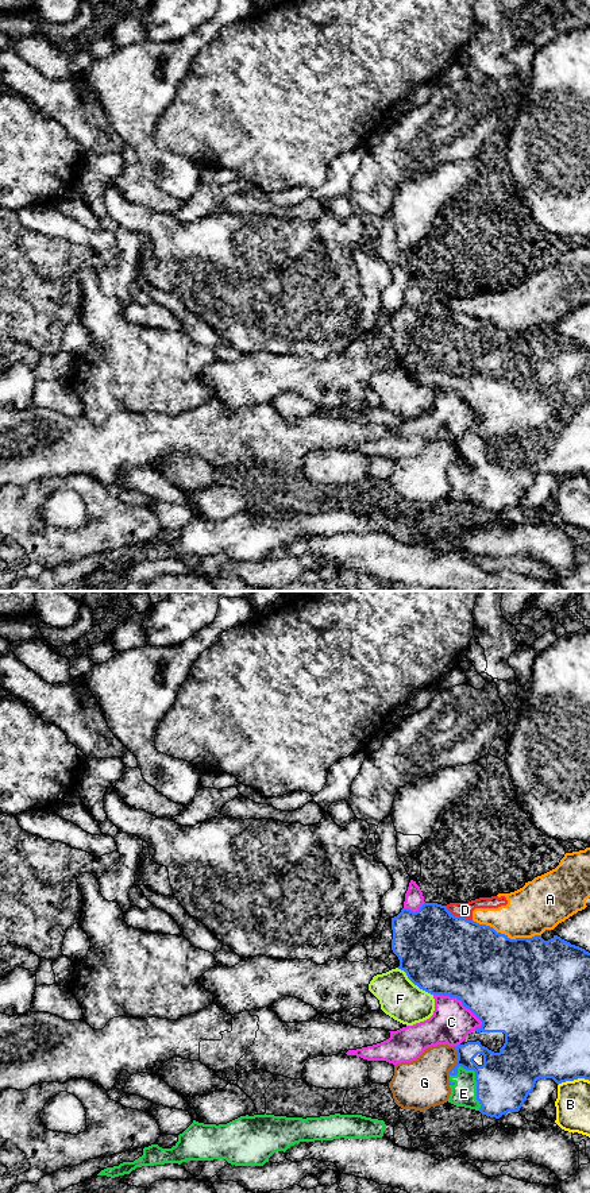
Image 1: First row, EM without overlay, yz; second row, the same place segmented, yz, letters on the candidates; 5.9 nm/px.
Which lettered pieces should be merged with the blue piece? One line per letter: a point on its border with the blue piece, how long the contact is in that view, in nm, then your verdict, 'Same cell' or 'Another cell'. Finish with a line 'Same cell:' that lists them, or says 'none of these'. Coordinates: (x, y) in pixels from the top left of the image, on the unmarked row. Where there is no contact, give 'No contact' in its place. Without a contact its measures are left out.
A: Touches blue at yz (506, 331). Shared border 420 nm. Another cell
B: Touches blue at yz (573, 475). Shared border 190 nm. Another cell
C: Touches blue at yz (459, 394). Shared border 340 nm. Another cell
D: Touches blue at yz (458, 312). Shared border 190 nm. Another cell
E: Touches blue at yz (477, 479). Shared border 300 nm. Same cell
F: Touches blue at yz (415, 379). Shared border 280 nm. Another cell
G: Touches blue at yz (457, 456). Shared border 180 nm. Another cell
Same cell: E

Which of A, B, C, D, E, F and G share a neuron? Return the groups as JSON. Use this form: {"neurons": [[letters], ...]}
{"neurons": [["A", "D"], ["B"], ["C"], ["E"], ["F"], ["G"]]}

